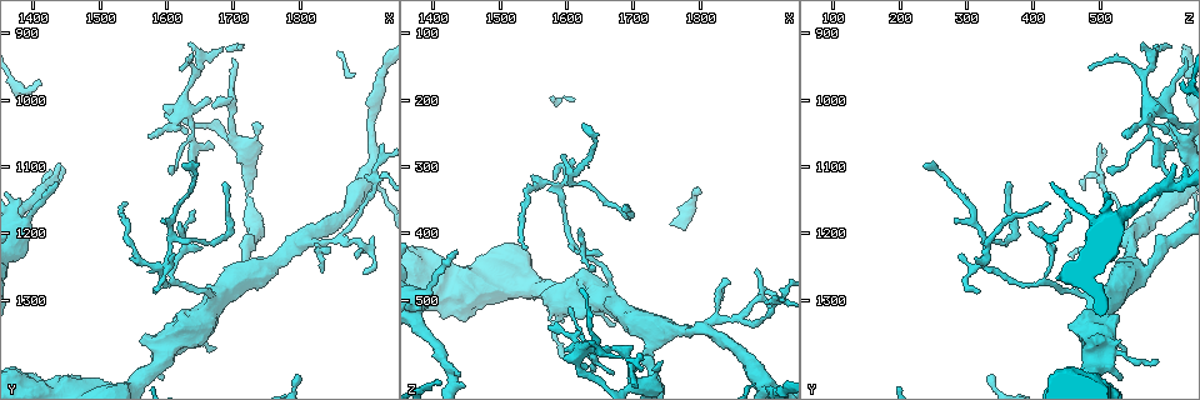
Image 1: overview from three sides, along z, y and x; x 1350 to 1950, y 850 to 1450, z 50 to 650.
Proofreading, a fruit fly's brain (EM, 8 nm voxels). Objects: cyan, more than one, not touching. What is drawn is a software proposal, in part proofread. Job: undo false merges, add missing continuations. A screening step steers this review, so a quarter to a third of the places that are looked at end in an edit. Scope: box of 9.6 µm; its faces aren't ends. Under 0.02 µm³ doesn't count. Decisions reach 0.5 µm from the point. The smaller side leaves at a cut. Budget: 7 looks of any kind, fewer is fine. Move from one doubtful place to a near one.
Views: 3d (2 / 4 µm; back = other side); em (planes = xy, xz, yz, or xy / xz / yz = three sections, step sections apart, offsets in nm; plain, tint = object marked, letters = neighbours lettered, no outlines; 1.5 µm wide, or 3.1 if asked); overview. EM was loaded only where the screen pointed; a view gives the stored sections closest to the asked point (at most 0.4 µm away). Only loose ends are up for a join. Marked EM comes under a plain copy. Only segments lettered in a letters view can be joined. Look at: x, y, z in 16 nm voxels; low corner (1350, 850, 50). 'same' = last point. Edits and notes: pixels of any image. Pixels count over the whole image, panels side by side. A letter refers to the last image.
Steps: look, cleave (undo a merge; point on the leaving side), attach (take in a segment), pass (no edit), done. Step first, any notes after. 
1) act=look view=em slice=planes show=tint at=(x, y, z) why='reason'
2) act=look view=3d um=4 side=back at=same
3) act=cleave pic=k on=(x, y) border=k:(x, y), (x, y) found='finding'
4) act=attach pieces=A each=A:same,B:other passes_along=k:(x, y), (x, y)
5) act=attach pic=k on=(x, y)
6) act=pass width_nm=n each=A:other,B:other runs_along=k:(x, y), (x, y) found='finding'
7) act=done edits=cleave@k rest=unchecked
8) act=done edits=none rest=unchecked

act=look view=em slice=xz step=8 show=tint at=(1910, 1120, 505)

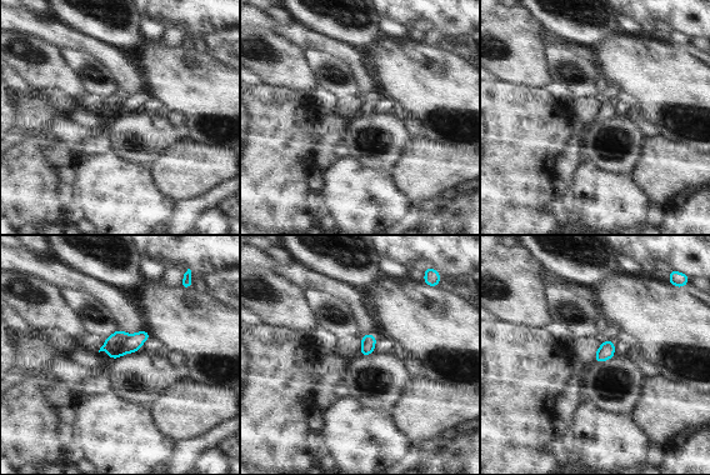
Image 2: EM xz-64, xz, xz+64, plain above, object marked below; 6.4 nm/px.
act=look view=em slice=planes show=letters at=same why='cut it another way'

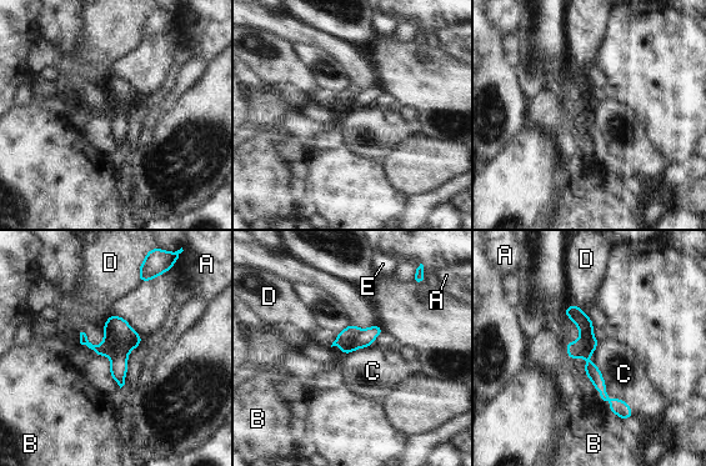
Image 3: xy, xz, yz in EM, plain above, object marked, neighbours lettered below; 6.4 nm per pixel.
act=pass width_nm=130 each=A:other,B:other,C:other,D:other,E:other border=3:(612, 395), (624, 400), (635, 415) found='all the same neuron'

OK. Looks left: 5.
act=look view=em slice=planes show=tint at=(1740, 1035, 590) why='tapers out'

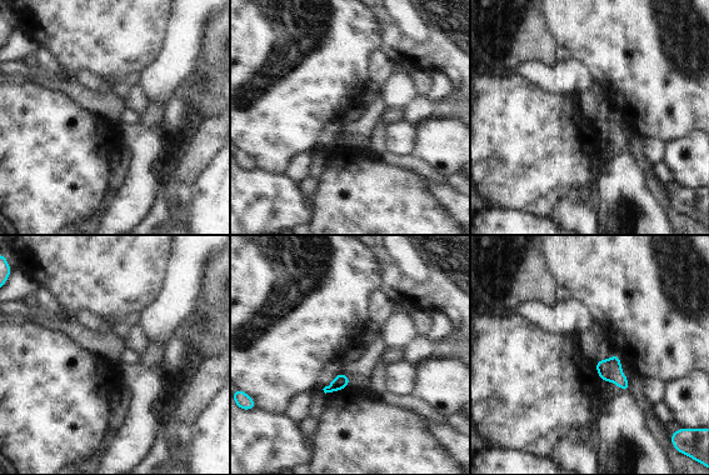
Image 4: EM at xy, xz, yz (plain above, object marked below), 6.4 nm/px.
act=look view=em slice=planes show=letters at=same why='what lies round it'

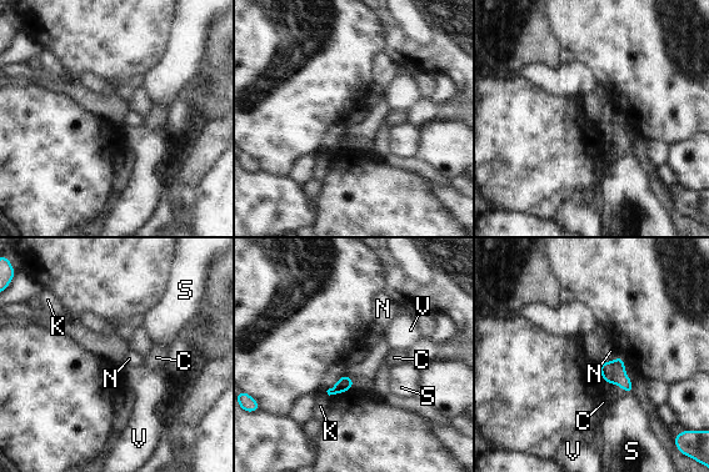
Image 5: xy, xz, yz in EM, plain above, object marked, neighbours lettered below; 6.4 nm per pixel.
act=pass longest_contact=N:130nm each=C:other,K:other,N:other,S:other,V:other found='none of them fits'

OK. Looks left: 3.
act=look view=em slice=xz step=8 show=tint at=(1435, 1120, 425) why='free end'

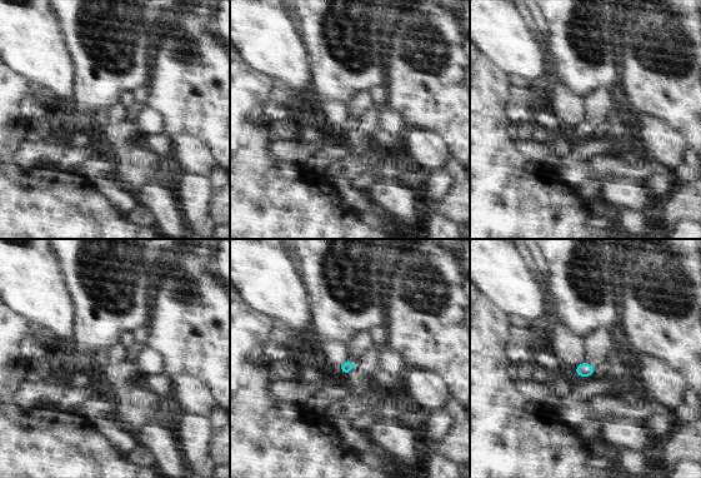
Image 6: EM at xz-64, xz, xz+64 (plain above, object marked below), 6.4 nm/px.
act=look view=em slice=planes show=tint at=same

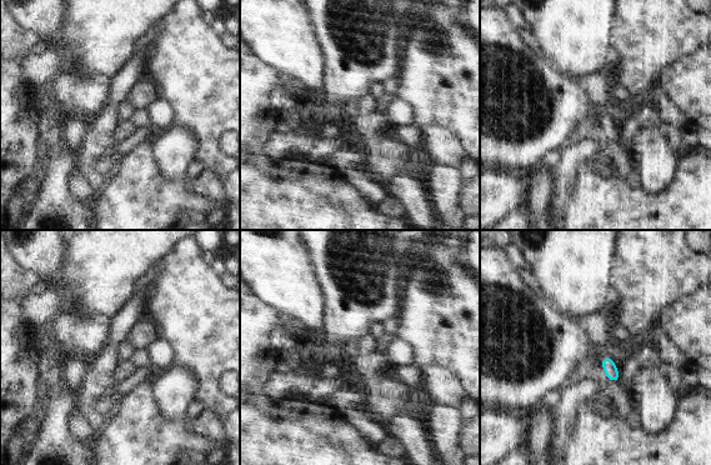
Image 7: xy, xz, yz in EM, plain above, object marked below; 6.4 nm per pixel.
act=look view=em slice=planes show=letters at=same

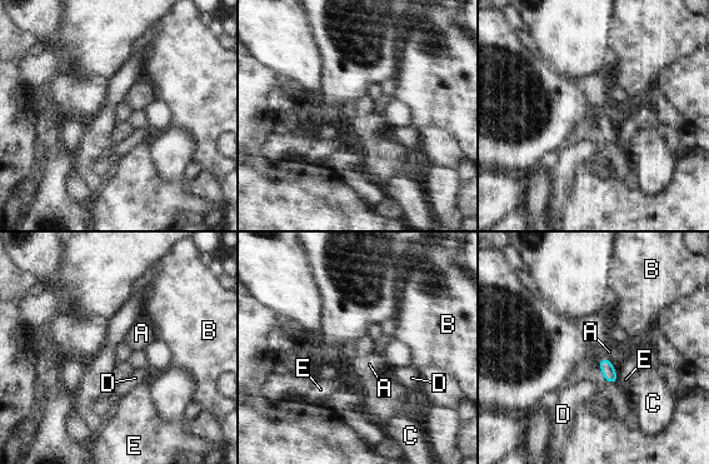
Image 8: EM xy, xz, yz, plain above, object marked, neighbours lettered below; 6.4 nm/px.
act=pass each=A:other,B:other,C:other,D:other,E:other border=8:(605, 357), (613, 362) found='no lettered segment goes on from it'

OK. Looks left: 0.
act=done edits=none rest=unchecked

